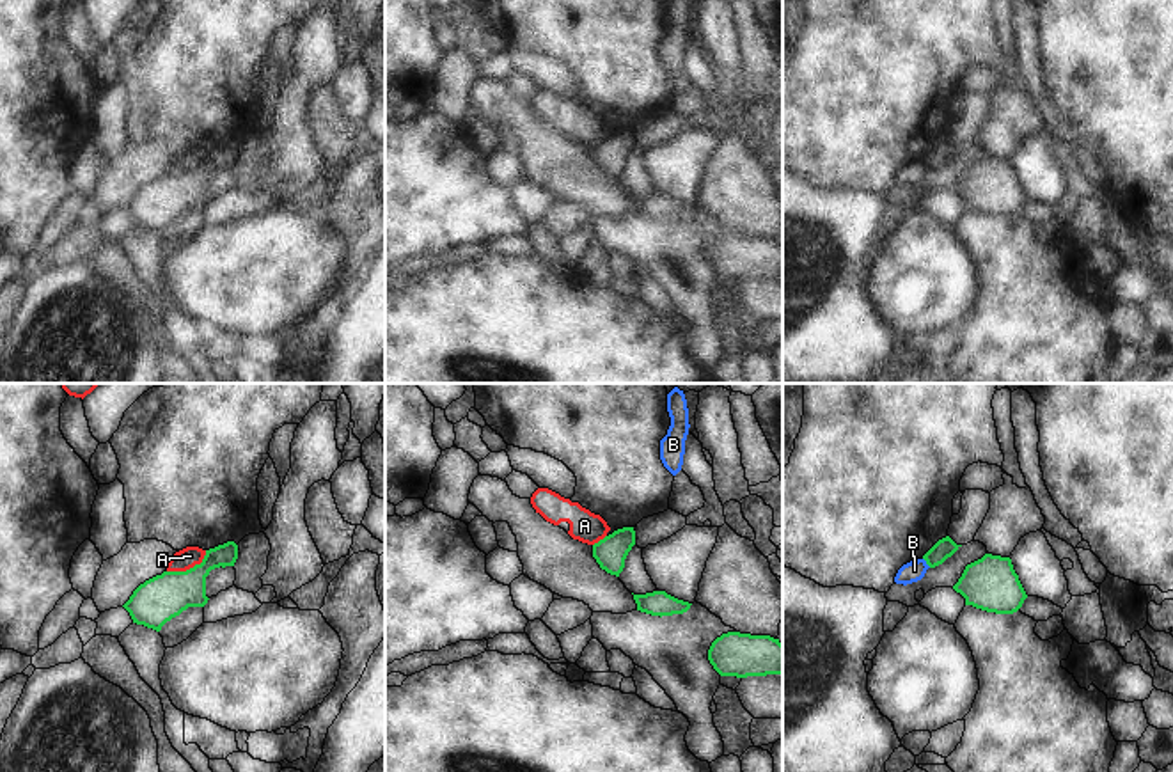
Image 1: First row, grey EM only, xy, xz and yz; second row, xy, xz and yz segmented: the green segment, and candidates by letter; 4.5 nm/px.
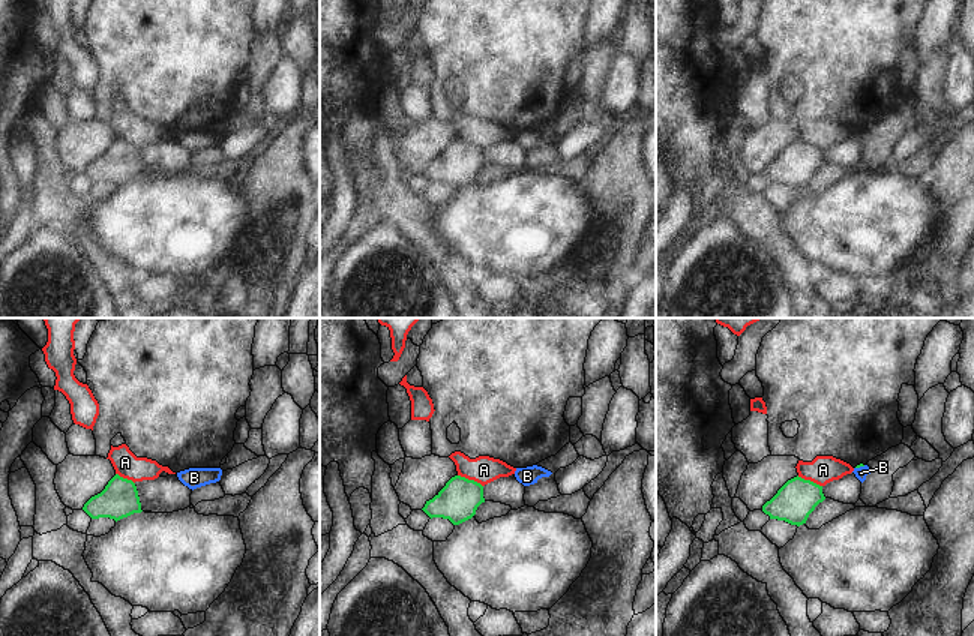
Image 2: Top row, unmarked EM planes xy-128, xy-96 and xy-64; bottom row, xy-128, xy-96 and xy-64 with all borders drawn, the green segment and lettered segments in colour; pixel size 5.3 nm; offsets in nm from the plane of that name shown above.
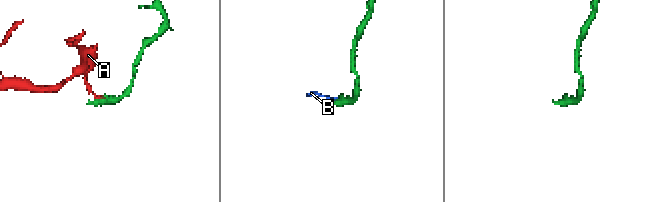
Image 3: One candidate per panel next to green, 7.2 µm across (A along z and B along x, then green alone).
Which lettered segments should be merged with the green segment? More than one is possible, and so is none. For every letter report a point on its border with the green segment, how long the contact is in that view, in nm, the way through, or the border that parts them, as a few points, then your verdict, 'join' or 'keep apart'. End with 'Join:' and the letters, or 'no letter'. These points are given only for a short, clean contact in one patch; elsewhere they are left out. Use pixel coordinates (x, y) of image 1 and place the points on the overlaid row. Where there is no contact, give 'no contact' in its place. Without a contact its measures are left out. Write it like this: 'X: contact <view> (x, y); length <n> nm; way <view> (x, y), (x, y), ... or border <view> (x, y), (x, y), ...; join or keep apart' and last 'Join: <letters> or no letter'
A: contact xy (190, 568); length 200 nm; border xy (206, 551), (199, 563), (185, 570), (167, 572); keep apart
B: contact yz (927, 563); length 60 nm; border yz (923, 558), (930, 567); keep apart
Join: no letter

